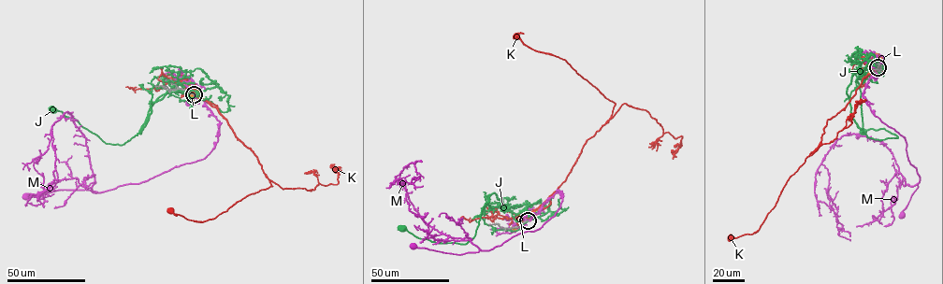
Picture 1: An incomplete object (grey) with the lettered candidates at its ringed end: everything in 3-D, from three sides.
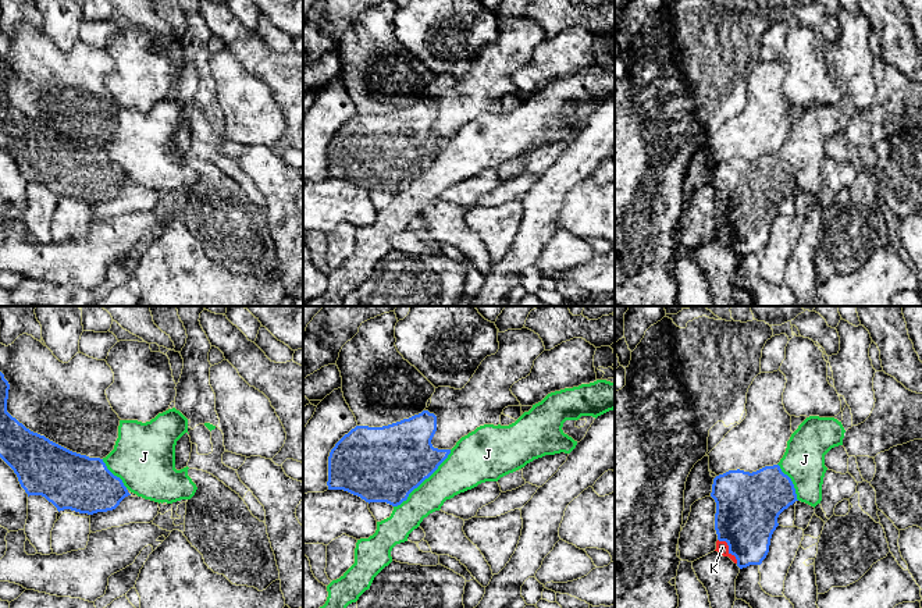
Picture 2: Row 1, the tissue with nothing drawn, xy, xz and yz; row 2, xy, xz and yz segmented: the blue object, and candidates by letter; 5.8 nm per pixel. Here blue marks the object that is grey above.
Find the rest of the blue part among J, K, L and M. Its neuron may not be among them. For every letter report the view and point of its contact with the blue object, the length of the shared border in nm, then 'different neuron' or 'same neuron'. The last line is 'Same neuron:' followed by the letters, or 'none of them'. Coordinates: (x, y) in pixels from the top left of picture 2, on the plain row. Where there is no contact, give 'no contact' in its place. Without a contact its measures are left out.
J: xz (423, 169) | 480 nm | different neuron
K: yz (729, 237) | 180 nm | same neuron
L: no contact | different neuron
M: no contact | different neuron
Same neuron: K

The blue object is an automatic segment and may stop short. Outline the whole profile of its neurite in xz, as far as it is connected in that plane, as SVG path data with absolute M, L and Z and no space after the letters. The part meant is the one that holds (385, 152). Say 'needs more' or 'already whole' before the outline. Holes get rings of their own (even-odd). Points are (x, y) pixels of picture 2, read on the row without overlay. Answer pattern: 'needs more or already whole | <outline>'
already whole | M428 99L382 115L356 114L330 141L328 178L348 179L369 192L401 193L451 142L432 135L435 120L437 104Z

